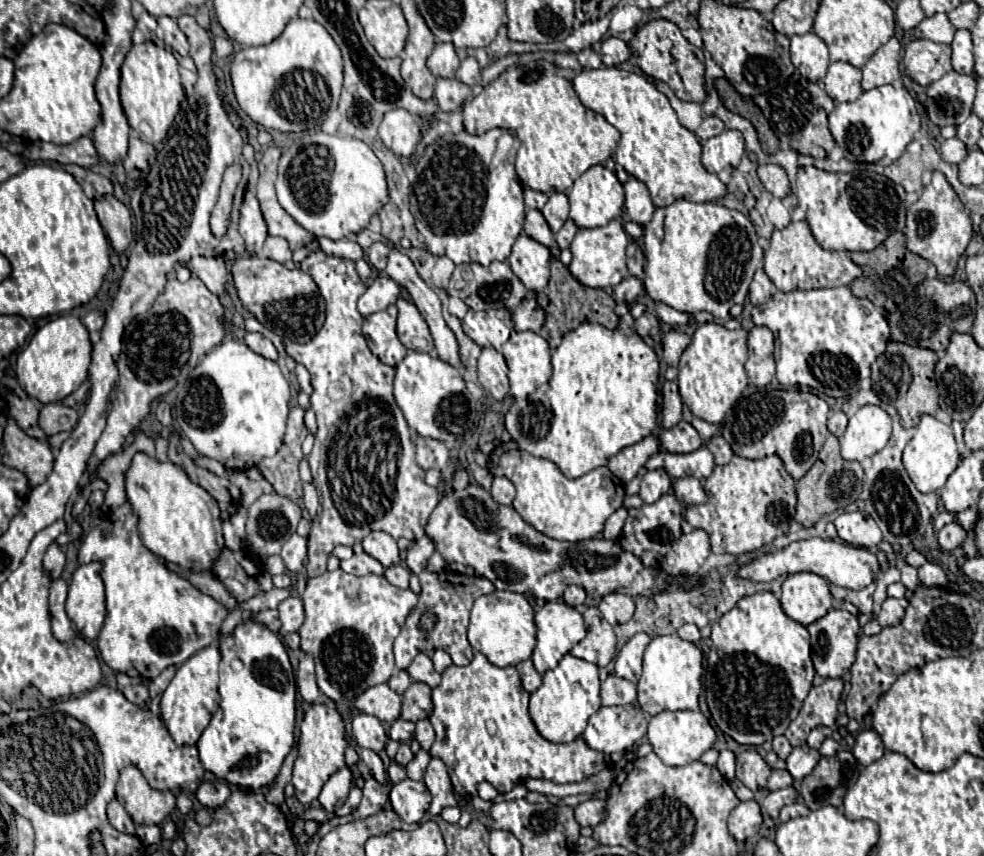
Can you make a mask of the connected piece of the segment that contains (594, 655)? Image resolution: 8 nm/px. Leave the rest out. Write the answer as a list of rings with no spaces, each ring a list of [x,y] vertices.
[[[587,607],[583,617],[587,625],[587,637],[573,647],[571,655],[595,663],[597,667],[605,667],[617,651],[617,637],[613,633],[613,627],[603,619],[597,607]]]

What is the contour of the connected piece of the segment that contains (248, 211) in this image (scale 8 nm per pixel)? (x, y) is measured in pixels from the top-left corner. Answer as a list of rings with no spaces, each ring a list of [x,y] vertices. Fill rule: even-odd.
[[[247,187],[243,205],[241,205],[241,217],[239,217],[239,233],[245,239],[245,245],[251,255],[257,255],[257,251],[263,247],[263,241],[267,239],[267,225],[259,209],[259,201],[253,193],[253,189]]]

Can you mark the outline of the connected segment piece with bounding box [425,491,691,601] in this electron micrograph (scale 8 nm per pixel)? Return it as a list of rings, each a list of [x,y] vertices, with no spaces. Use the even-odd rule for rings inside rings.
[[[455,491],[443,497],[431,513],[425,531],[437,543],[437,551],[447,563],[459,561],[471,565],[479,577],[489,579],[499,591],[529,591],[545,601],[559,599],[567,585],[583,587],[587,595],[597,601],[607,593],[625,593],[629,597],[659,595],[671,585],[681,587],[691,581],[689,575],[669,577],[661,569],[645,567],[641,559],[625,551],[619,541],[599,537],[577,543],[557,541],[523,519],[521,527],[507,527],[499,517],[499,503],[495,503],[487,491],[475,491],[473,495]]]

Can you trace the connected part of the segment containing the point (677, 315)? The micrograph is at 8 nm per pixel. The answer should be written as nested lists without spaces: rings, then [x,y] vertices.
[[[655,302],[655,310],[658,318],[669,325],[684,325],[691,319],[692,315],[676,311],[662,302]]]

